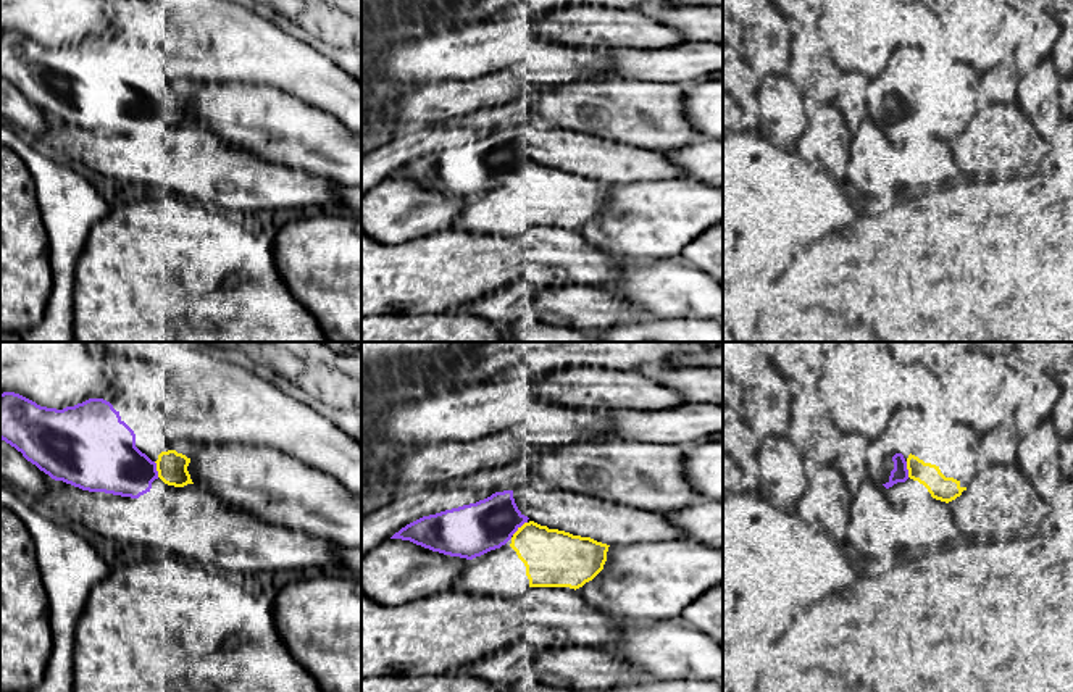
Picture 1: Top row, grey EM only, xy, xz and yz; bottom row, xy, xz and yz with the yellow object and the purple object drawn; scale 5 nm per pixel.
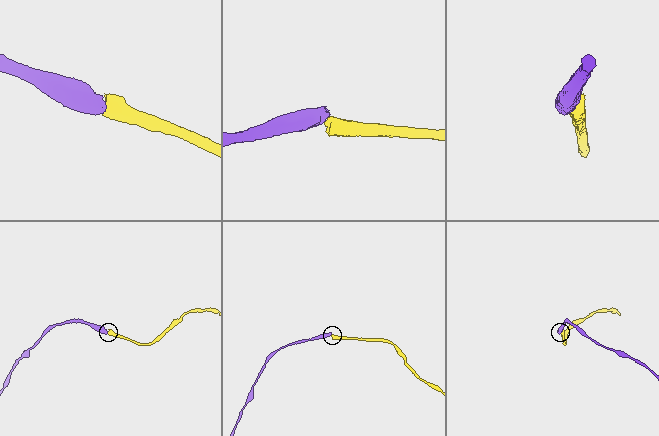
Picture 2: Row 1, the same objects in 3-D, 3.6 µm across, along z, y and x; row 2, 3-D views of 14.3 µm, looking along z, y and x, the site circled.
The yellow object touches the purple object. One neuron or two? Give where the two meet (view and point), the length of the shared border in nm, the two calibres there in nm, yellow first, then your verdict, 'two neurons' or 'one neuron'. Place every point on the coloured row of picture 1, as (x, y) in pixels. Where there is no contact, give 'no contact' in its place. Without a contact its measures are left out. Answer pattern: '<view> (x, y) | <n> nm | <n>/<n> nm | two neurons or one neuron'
xz (518, 528) | 100 nm | 280/260 nm | one neuron

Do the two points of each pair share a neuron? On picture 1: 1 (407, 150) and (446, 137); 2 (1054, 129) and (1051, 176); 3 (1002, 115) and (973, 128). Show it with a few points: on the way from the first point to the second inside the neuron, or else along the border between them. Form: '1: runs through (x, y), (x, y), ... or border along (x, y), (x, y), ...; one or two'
1: runs through (417, 142), (436, 137); one
2: runs through (1054, 141), (1054, 162), (1051, 165); one
3: runs through (996, 120), (980, 123); one

